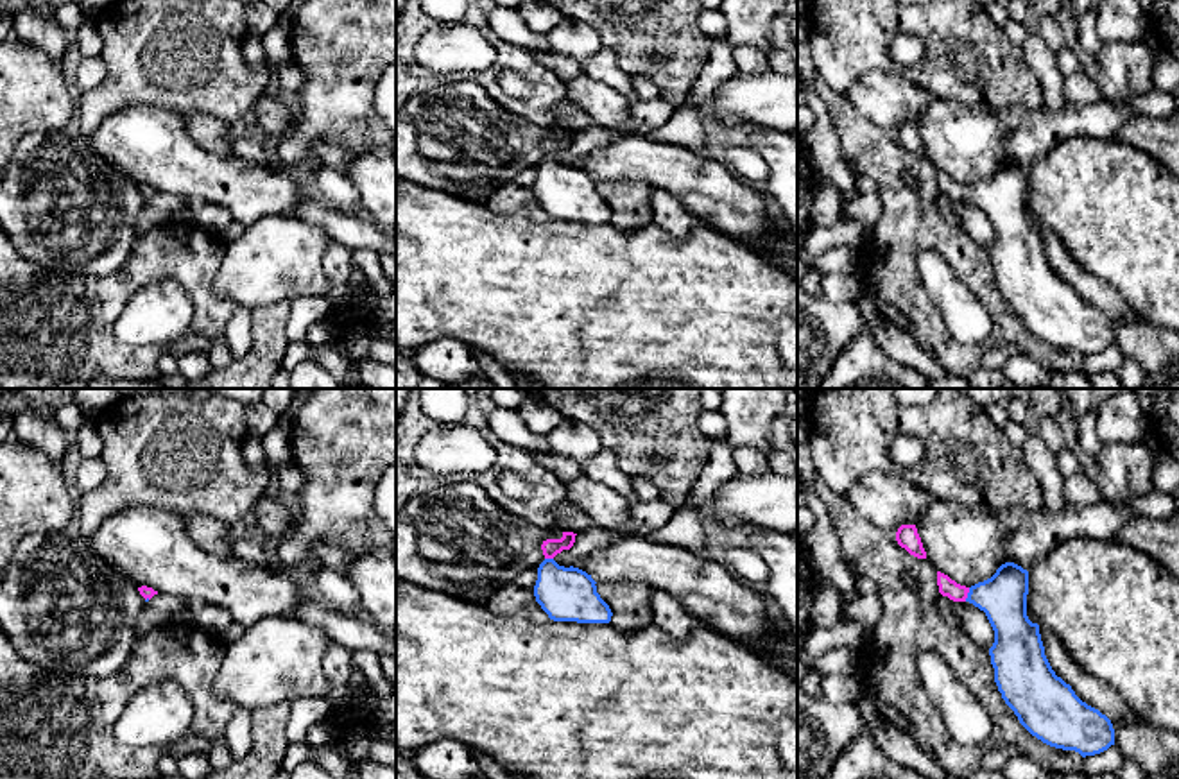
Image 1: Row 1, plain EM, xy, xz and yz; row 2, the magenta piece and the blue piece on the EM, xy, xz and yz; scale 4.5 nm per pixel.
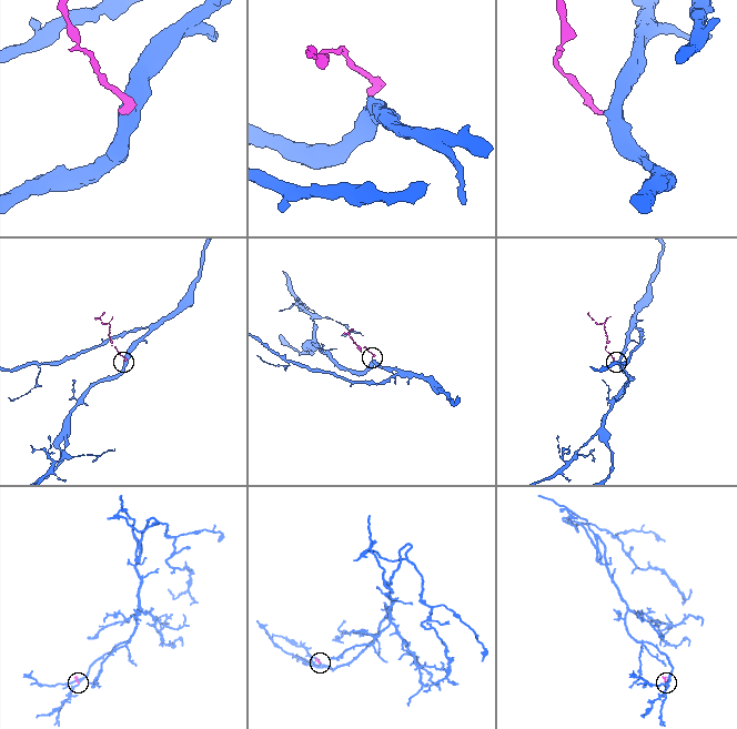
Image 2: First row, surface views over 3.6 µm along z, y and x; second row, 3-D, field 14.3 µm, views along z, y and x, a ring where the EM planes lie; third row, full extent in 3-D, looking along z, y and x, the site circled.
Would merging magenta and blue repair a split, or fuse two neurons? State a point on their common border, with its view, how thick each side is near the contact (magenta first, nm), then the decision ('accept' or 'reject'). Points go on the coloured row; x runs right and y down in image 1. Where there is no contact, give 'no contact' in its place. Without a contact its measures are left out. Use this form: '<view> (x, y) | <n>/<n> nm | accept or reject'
yz (966, 595) | 80/200 nm | accept

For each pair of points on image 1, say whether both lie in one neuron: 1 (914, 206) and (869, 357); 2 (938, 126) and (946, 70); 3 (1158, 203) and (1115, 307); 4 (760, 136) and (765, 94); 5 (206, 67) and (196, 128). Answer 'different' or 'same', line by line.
1: different
2: different
3: different
4: different
5: different

